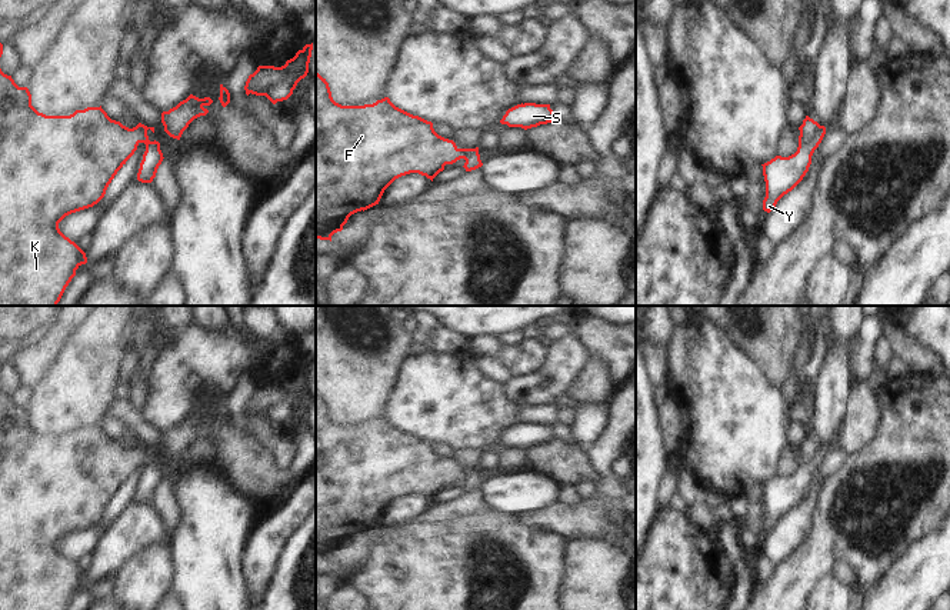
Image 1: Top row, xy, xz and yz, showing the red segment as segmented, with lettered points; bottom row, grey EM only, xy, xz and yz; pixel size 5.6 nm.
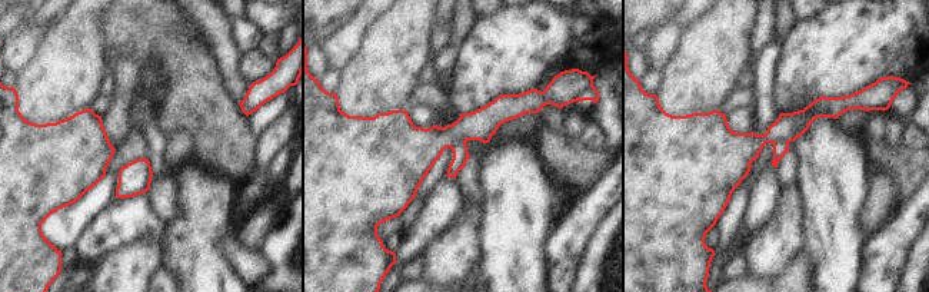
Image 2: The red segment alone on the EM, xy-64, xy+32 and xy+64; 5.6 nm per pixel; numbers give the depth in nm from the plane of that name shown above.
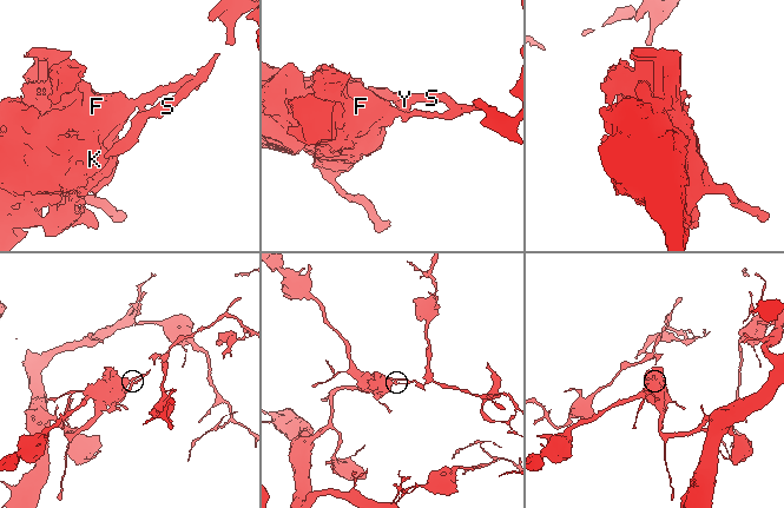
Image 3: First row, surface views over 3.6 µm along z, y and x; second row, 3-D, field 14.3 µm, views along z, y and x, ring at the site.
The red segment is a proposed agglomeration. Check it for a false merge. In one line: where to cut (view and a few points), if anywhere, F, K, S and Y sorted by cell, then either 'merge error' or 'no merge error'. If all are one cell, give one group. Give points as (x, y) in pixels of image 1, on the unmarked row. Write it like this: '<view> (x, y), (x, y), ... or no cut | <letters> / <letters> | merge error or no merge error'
xy (280, 387), (280, 399), (263, 414) | F K / S Y | merge error

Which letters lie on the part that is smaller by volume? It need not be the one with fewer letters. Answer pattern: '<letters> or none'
S, Y

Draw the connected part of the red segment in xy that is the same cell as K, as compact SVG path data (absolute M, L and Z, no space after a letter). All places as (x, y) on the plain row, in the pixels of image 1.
M0 389L0 610L66 610L87 577L60 551L59 543L104 517L109 504L137 466L149 461L149 449L154 453L154 447L141 443L129 449L111 440L101 426L76 430L70 436L39 433L31 426L29 409L19 407Z

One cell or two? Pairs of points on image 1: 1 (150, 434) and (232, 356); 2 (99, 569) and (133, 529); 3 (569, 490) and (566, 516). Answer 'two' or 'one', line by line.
1: two
2: one
3: two

